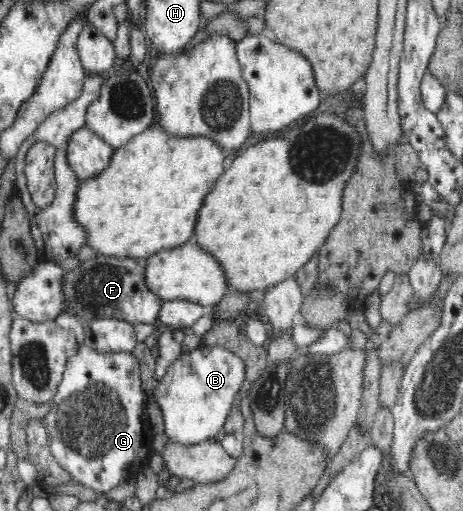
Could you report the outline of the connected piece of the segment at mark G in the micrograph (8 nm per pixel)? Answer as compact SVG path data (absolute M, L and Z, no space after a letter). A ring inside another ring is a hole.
M83 343L73 359L69 359L45 421L50 453L75 483L106 494L148 467L154 452L151 444L154 434L147 413L147 395L141 387L139 375L139 360L132 352L98 353Z

